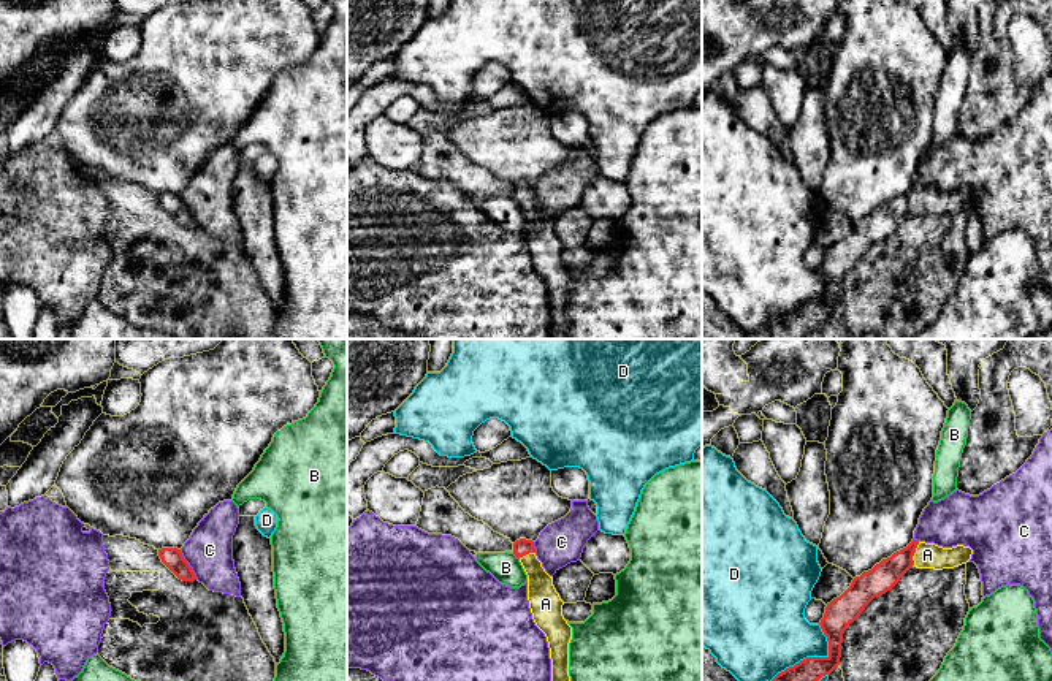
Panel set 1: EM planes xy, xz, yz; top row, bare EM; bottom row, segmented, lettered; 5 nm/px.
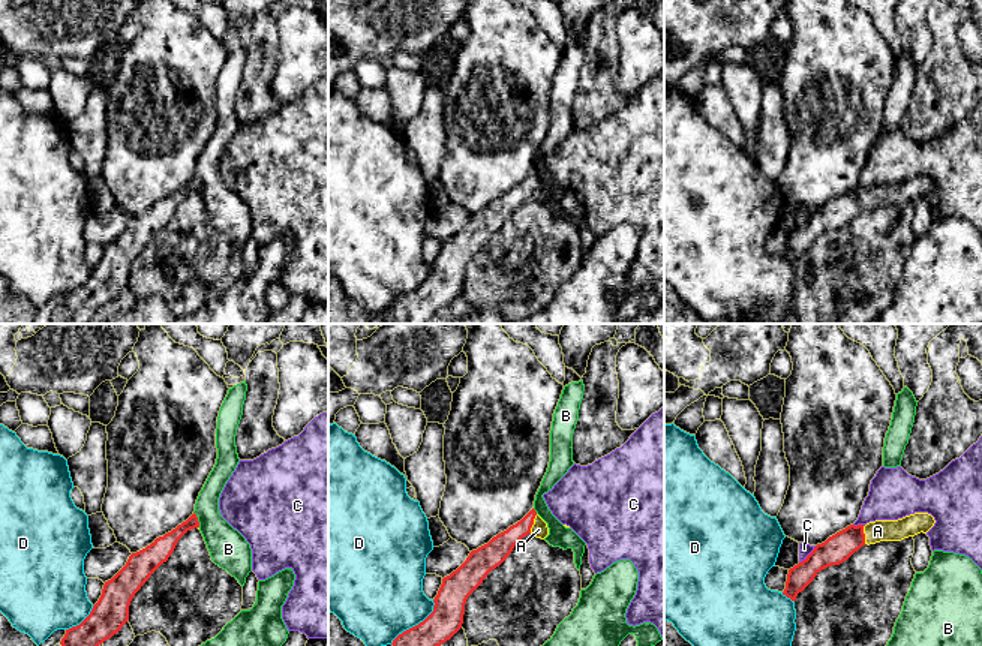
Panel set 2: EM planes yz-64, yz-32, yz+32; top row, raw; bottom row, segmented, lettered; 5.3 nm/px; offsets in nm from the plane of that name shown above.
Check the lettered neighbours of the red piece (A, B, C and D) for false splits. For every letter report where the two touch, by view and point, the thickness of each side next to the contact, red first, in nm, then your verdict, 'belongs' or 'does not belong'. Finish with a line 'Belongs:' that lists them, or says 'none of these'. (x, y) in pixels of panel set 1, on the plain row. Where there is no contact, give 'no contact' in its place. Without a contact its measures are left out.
A: yz (914, 197) | 150/130 nm | belongs
B: xz (515, 200) | 90/160 nm | does not belong
C: xy (187, 209) | 100/240 nm | does not belong
D: yz (813, 303) | 180/380 nm | does not belong
Belongs: A

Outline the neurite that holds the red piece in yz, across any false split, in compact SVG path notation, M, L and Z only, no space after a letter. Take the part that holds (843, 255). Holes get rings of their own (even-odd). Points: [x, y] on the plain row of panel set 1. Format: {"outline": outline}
{"outline": "M913 185L906 193L882 204L871 215L856 222L851 231L825 252L819 271L829 287L827 302L806 302L778 318L770 328L770 339L803 339L822 321L830 320L841 302L843 279L865 252L887 236L914 211L917 214L954 214L971 204L970 192L943 193L935 188Z"}

